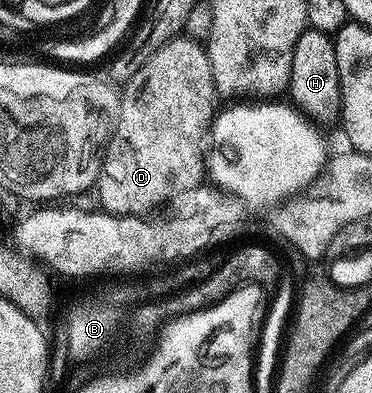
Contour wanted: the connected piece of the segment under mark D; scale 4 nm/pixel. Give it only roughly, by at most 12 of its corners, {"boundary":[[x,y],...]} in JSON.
{"boundary":[[182,34],[124,81],[95,193],[145,216],[202,187],[211,62]]}

